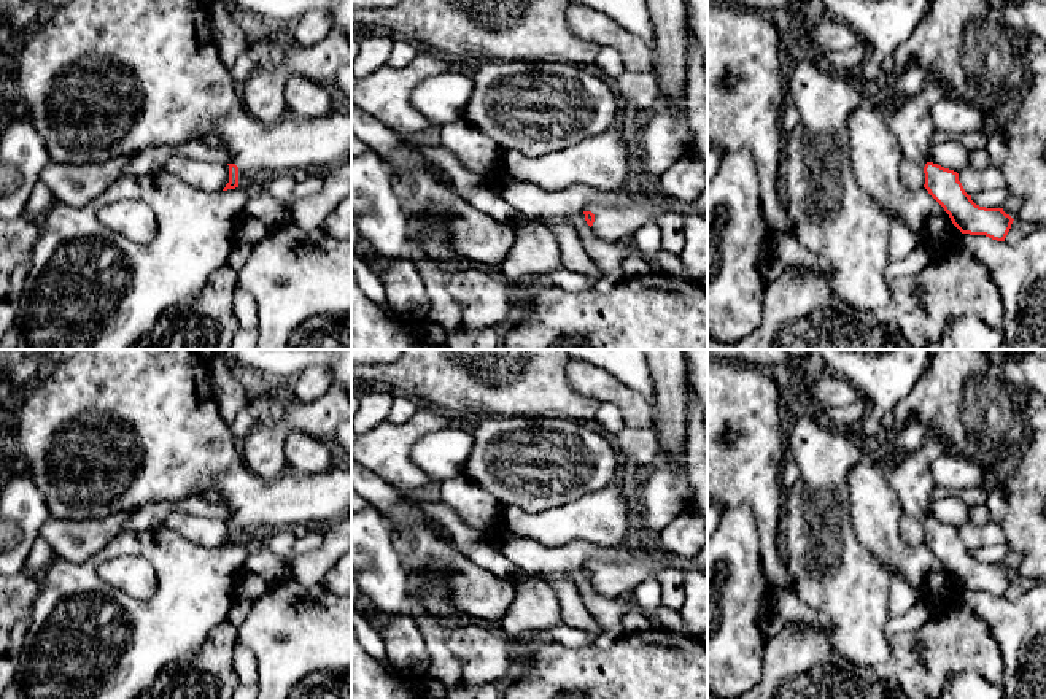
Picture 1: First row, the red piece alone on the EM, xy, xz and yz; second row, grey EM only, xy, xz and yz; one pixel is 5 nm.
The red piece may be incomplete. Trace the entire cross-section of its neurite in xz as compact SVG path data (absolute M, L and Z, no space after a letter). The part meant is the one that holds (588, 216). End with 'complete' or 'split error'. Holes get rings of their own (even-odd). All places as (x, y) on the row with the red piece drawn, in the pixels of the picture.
M642 194L634 195L630 205L598 205L590 203L585 207L585 221L593 234L607 243L626 243L645 224L657 221L666 214L677 214L682 219L693 213L690 205L682 205L672 199L660 195L649 199Z; split error

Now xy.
M65 0L49 6L40 27L21 40L13 62L13 94L17 105L30 113L54 162L94 164L151 146L205 143L216 135L229 153L229 183L223 191L253 191L264 170L280 175L299 167L329 168L351 157L351 113L332 110L316 119L288 114L264 124L246 111L213 43L205 0Z; split error

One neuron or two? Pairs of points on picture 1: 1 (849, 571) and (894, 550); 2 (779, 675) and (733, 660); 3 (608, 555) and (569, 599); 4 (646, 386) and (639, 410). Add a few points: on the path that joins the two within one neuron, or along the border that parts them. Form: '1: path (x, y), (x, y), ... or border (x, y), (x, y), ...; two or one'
1: border (852, 526), (860, 545), (889, 574); two
2: border (767, 642), (765, 672), (759, 682); two
3: path (590, 553), (582, 553), (565, 571), (565, 582); one
4: border (611, 375), (636, 390), (652, 412); two

